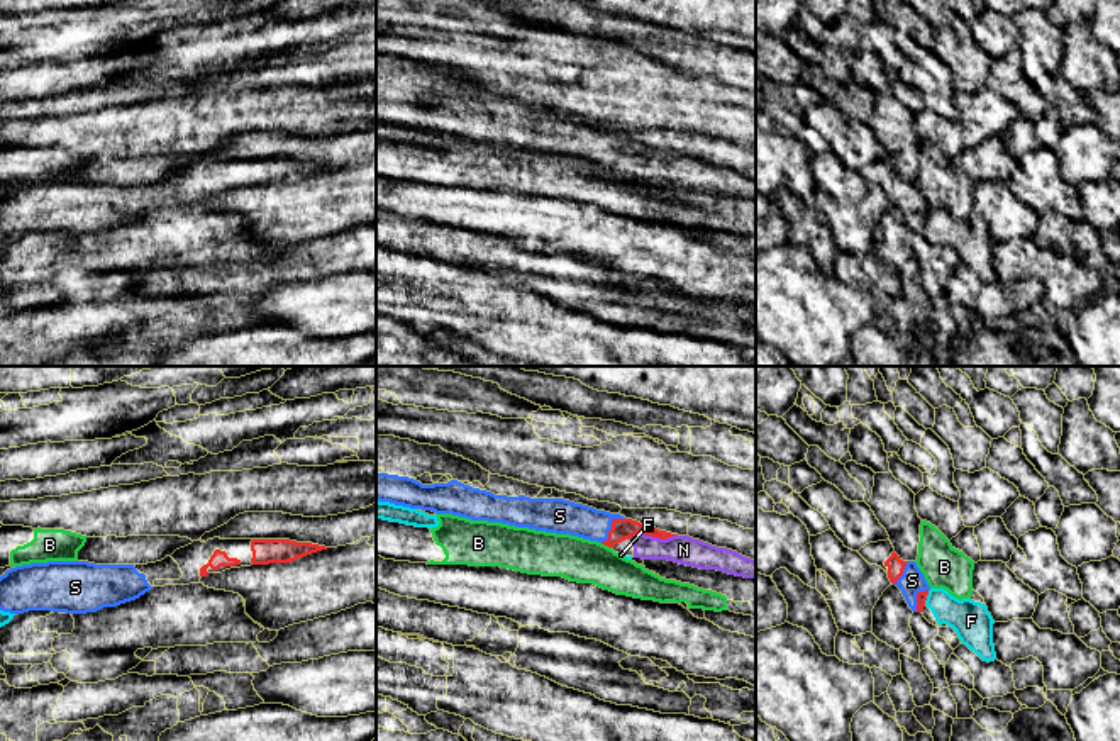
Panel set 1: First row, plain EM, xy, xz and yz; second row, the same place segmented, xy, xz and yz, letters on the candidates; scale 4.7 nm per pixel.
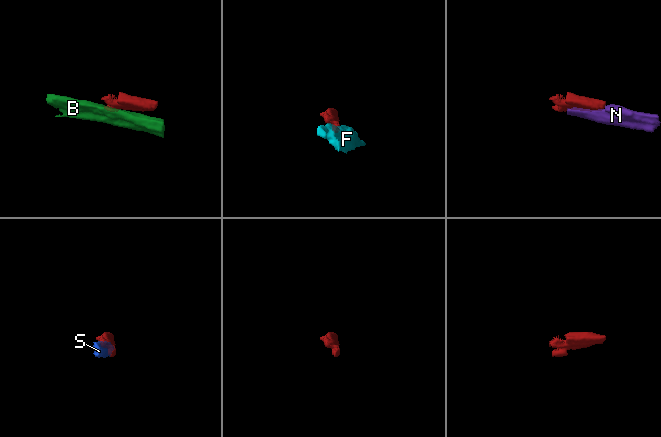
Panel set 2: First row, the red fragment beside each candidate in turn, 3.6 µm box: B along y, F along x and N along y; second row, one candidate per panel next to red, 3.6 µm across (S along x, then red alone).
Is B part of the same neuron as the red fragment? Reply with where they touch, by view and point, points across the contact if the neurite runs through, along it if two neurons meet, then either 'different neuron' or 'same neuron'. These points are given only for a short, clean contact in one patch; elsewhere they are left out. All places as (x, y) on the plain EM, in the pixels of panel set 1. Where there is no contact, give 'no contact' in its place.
xz (605, 165) | along xz (600, 163), (610, 168) | different neuron

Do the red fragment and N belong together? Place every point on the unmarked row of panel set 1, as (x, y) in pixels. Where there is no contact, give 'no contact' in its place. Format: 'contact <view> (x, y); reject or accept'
contact xz (654, 156); accept

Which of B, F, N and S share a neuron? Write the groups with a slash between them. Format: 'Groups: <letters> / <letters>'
Groups: B / F / N S

